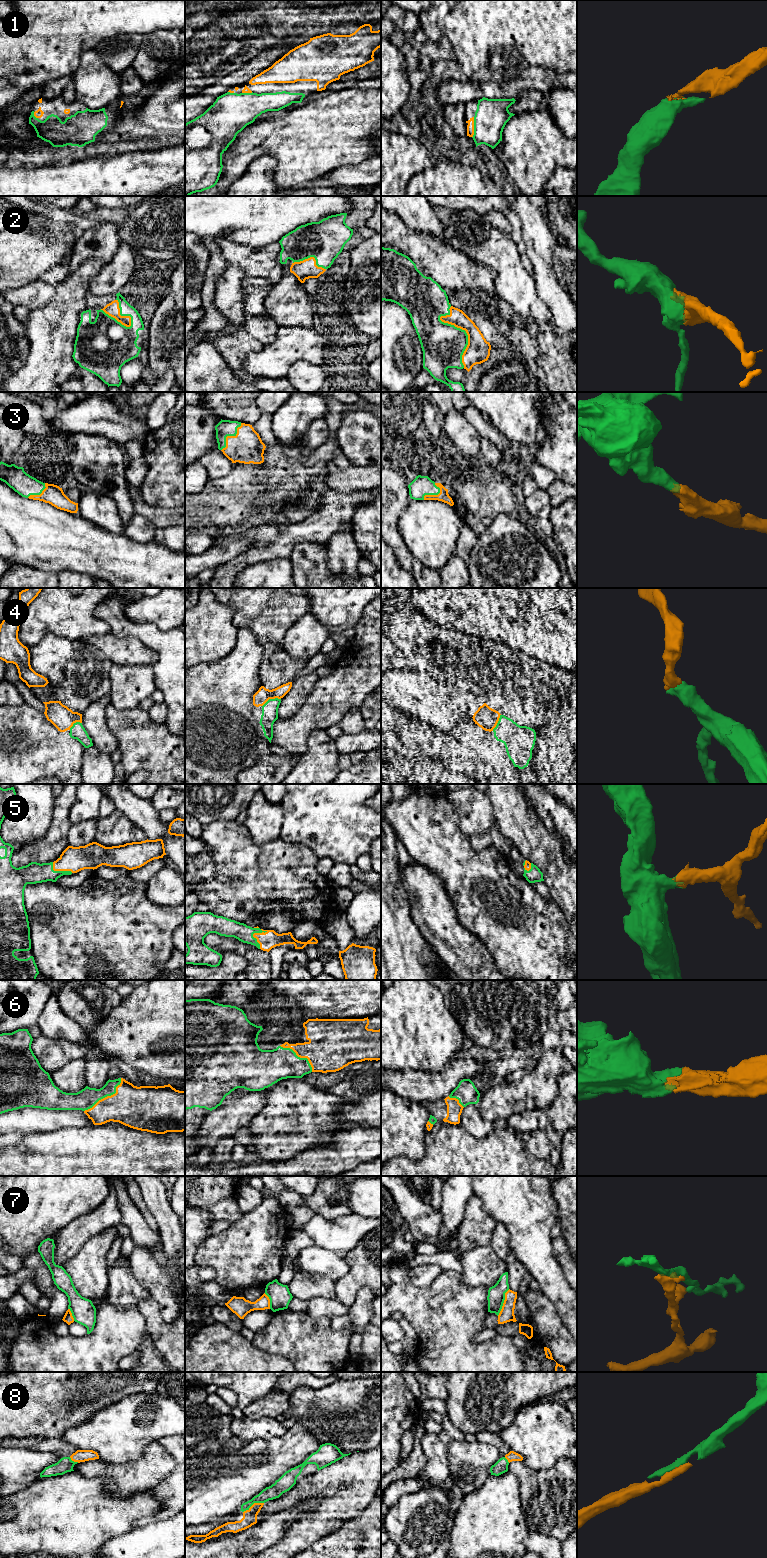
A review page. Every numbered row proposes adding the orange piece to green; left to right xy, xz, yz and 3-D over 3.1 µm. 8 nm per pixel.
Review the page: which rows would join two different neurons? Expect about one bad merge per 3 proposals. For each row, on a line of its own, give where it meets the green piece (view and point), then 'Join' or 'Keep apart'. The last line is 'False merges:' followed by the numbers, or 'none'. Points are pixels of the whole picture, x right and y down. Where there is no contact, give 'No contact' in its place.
1: Touches green at yz (474, 127). Join
2: Touches green at yz (461, 329). Join
3: Touches green at xz (229, 435). Join
4: Touches green at xz (271, 699). Join
5: Touches green at xz (252, 936). Join
6: Touches green at xy (106, 1096). Join
7: Touches green at yz (503, 1302). Keep apart
8: Touches green at xz (253, 1503). Join
False merges: 7

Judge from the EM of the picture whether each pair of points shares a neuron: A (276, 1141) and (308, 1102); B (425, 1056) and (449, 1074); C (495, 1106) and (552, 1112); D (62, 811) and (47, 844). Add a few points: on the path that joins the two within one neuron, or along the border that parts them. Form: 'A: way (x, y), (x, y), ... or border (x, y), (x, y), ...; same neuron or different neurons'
A: way (275, 1131), (280, 1129), (297, 1112); same neuron
B: border (454, 1055), (441, 1071), (420, 1071); different neurons
C: border (557, 1092), (554, 1099), (542, 1110); different neurons
D: way (60, 819), (60, 825), (55, 836); same neuron

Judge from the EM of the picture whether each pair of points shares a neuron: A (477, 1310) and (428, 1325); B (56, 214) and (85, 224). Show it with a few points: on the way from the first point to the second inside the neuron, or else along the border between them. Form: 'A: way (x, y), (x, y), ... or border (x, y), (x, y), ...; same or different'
A: way (465, 1310), (440, 1315); same
B: way (63, 215), (78, 221); same

